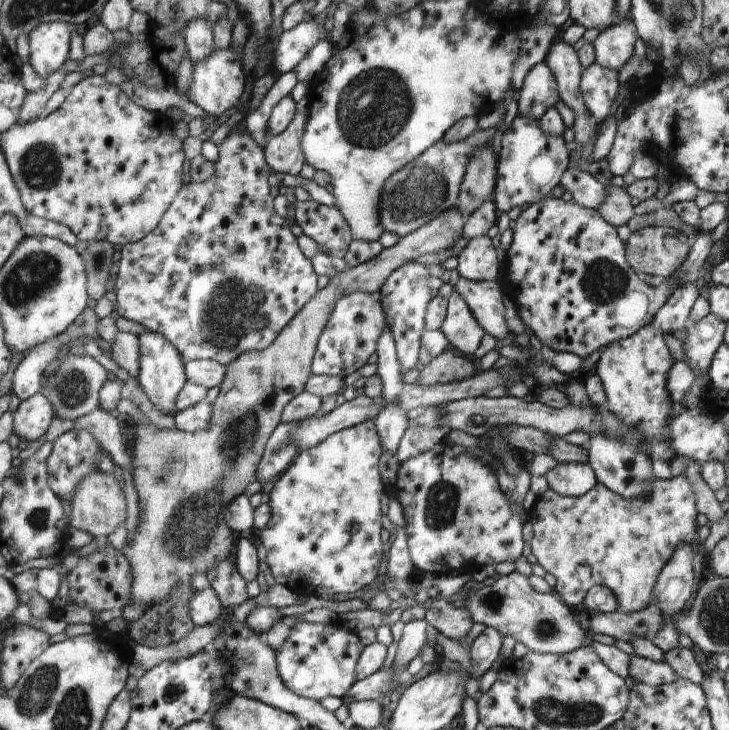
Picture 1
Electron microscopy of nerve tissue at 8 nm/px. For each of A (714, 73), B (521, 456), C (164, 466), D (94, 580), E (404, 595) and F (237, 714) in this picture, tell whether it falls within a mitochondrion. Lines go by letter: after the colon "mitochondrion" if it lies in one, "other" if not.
A: other
B: other
C: mitochondrion
D: other
E: other
F: other

